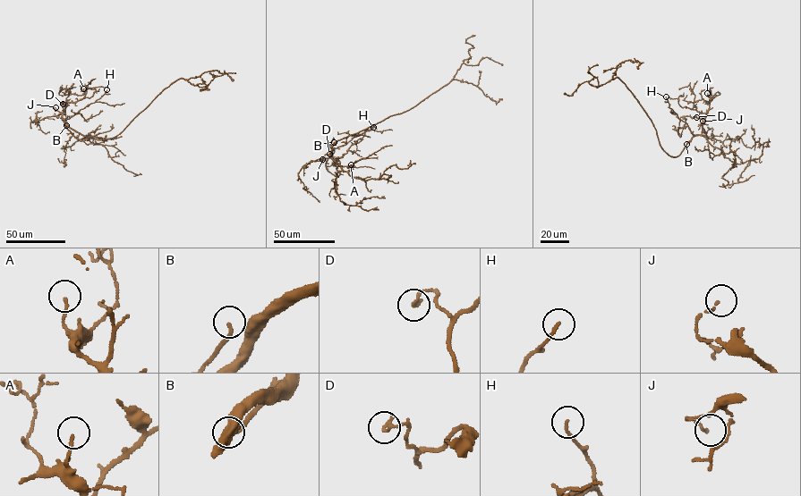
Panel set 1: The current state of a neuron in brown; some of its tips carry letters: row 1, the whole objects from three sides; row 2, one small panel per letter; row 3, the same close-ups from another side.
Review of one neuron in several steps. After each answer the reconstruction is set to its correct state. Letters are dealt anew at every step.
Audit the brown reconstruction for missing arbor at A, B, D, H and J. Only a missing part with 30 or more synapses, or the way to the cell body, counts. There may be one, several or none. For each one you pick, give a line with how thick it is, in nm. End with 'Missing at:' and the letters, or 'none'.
B: 180 nm
Missing at: B

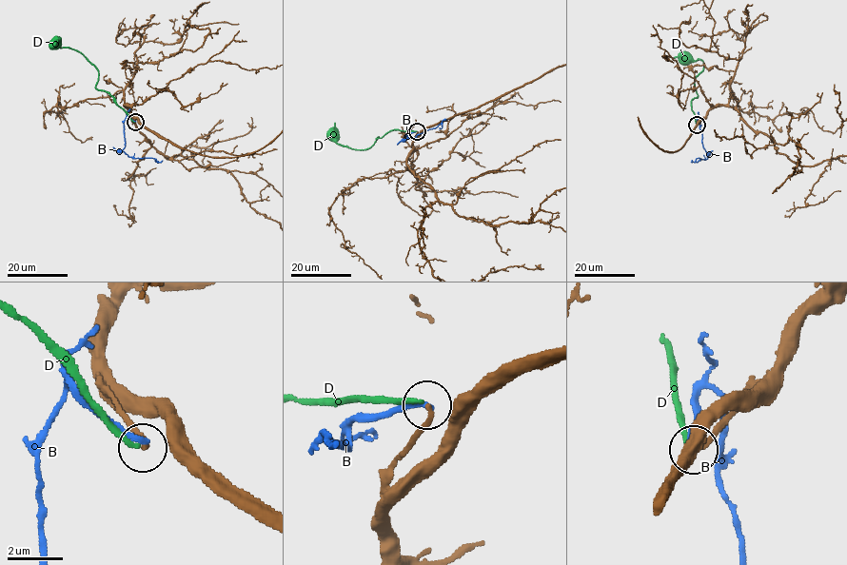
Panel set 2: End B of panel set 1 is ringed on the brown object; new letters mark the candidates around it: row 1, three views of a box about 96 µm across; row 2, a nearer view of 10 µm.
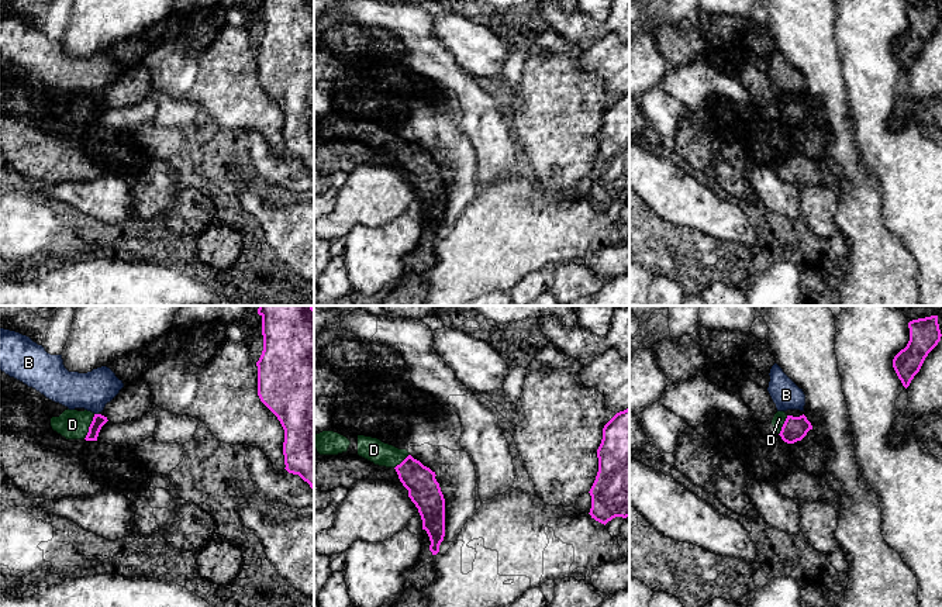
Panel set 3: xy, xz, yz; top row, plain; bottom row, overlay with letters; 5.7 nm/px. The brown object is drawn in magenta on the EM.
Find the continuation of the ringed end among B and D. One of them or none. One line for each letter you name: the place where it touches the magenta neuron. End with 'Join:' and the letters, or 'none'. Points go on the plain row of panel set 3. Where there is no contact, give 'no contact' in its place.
D: contact xy (89, 111)
Join: D

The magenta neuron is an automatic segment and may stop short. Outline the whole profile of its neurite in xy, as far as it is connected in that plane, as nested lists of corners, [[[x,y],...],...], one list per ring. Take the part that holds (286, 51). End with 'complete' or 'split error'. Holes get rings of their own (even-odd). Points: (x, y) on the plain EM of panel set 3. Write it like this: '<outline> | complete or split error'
[[[262,0],[263,35],[256,46],[258,80],[260,86],[277,101],[284,114],[283,139],[286,155],[299,159],[314,175],[314,0]]] | complete

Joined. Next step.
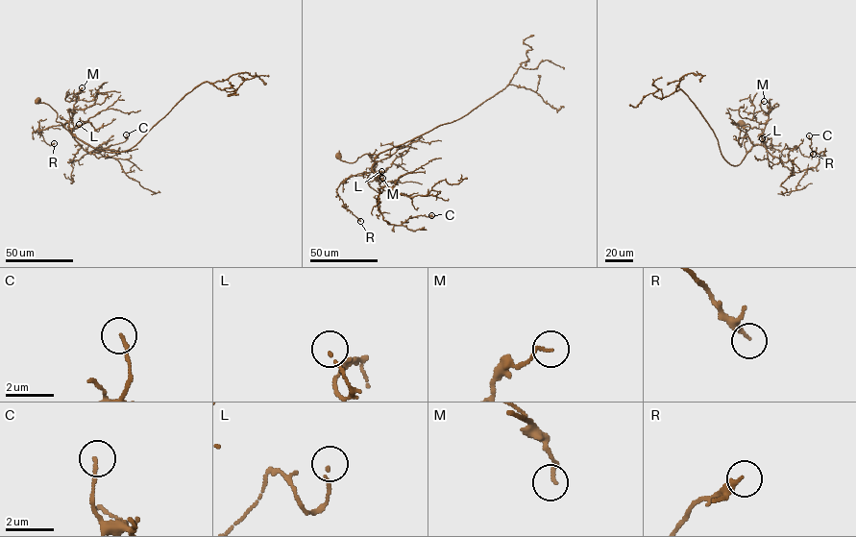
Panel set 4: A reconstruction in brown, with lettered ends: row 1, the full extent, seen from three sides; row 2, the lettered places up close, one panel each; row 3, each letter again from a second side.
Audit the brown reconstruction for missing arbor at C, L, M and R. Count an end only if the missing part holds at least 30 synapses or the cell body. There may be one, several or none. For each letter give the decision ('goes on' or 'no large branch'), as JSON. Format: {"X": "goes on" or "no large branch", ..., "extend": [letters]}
{"C": "no large branch", "L": "no large branch", "M": "no large branch", "R": "no large branch", "extend": []}

